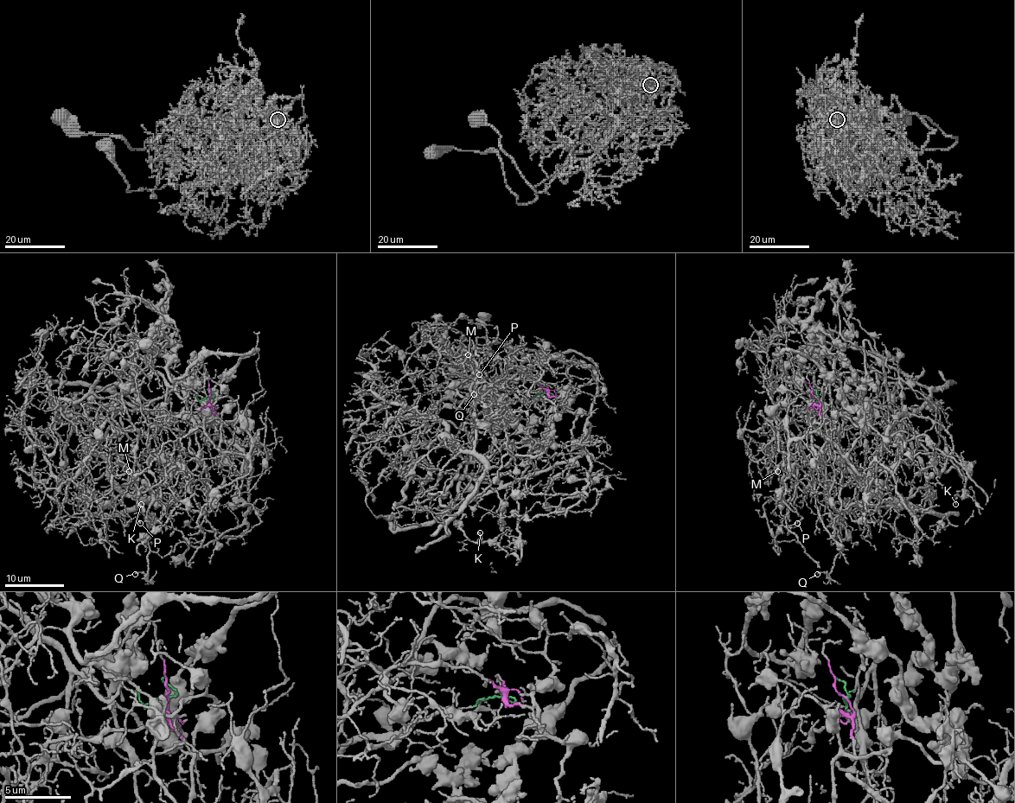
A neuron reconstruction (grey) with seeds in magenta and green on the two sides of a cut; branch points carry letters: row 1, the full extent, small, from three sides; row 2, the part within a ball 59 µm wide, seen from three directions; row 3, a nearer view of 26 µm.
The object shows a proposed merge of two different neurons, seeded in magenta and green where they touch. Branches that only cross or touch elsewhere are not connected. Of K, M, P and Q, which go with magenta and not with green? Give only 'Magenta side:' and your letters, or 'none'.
Magenta side: M, P, Q

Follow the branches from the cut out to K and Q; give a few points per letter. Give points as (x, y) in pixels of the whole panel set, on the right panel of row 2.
K: (817, 398), (846, 347), (861, 347), (917, 381), (934, 404), (944, 455), (965, 481), (956, 504)
Q: (817, 398), (818, 402), (802, 416), (827, 443), (824, 493), (842, 551), (827, 574), (817, 574)

